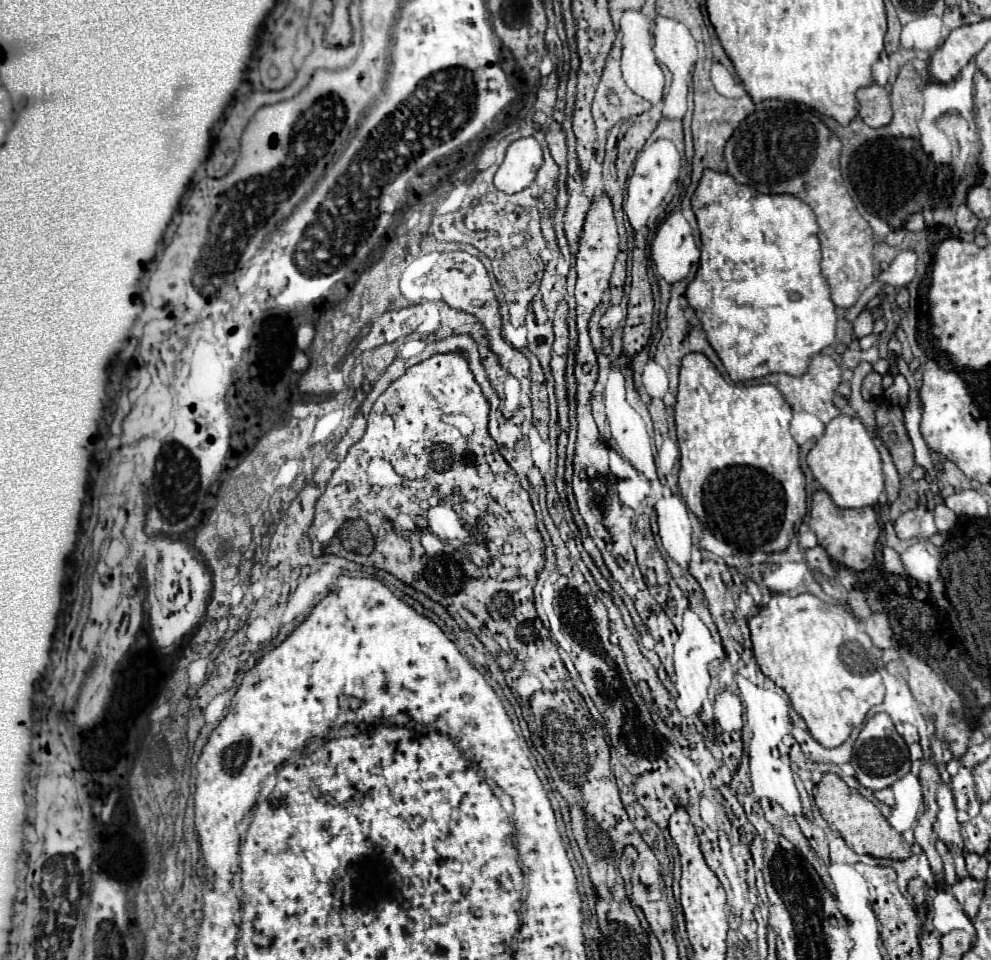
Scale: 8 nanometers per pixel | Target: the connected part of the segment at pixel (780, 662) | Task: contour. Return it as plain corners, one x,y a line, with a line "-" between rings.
777,593
777,595
771,597
771,601
769,601
767,605
763,605
763,607
759,609
757,615
753,615
753,617
749,619
749,631
751,631
751,641
753,641
753,655
755,655
755,659
757,659
759,667
761,667
761,671
763,671
763,675
767,675
777,687
781,687
781,689
789,695
793,709
803,717
803,721
807,723
811,735
813,735
823,747
839,747
839,745
843,745
845,739
851,735
851,731
853,731
857,725
863,723
867,711
869,711
873,705
879,705
879,703
883,701
883,697
885,697
885,687
883,687
881,675
879,675
877,665
875,665
875,657
877,657
877,655
875,655
875,647
873,647
871,639
867,637
867,633
861,631
861,627
859,627
855,615
853,615
847,607
843,607
843,605
829,605
829,603
817,599
817,597
811,595
811,593
799,593
799,595
779,595
779,593

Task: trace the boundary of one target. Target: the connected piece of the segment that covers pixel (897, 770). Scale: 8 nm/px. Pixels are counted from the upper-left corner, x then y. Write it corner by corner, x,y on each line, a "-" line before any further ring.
877,713
865,723
865,727
861,729
861,733
855,741
853,751
855,751
855,755
853,755
855,761
851,757
851,765
855,765
855,777
863,787
867,787
871,791
885,789
909,773
911,761
909,761
907,743
895,731
895,725
887,713

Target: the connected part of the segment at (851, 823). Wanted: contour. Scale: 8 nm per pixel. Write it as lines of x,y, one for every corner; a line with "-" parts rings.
825,773
823,779
817,783
815,803
821,811
823,819
829,823
833,831
839,831
845,843
859,855
873,855
873,857
887,857
887,859
907,859
911,855
911,847
903,841
903,837
887,823
881,811
855,789
851,789
841,777
835,773

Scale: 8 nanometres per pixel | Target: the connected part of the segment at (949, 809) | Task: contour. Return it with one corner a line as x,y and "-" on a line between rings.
939,783
939,791
937,791
937,805
939,805
939,813
937,813
937,821
933,823
933,831
935,835
949,847
949,851
955,857
955,871
957,871
957,881
969,877
967,869
965,869
965,861
963,861
963,839
959,835
959,823
955,819
955,799
951,799
951,783

